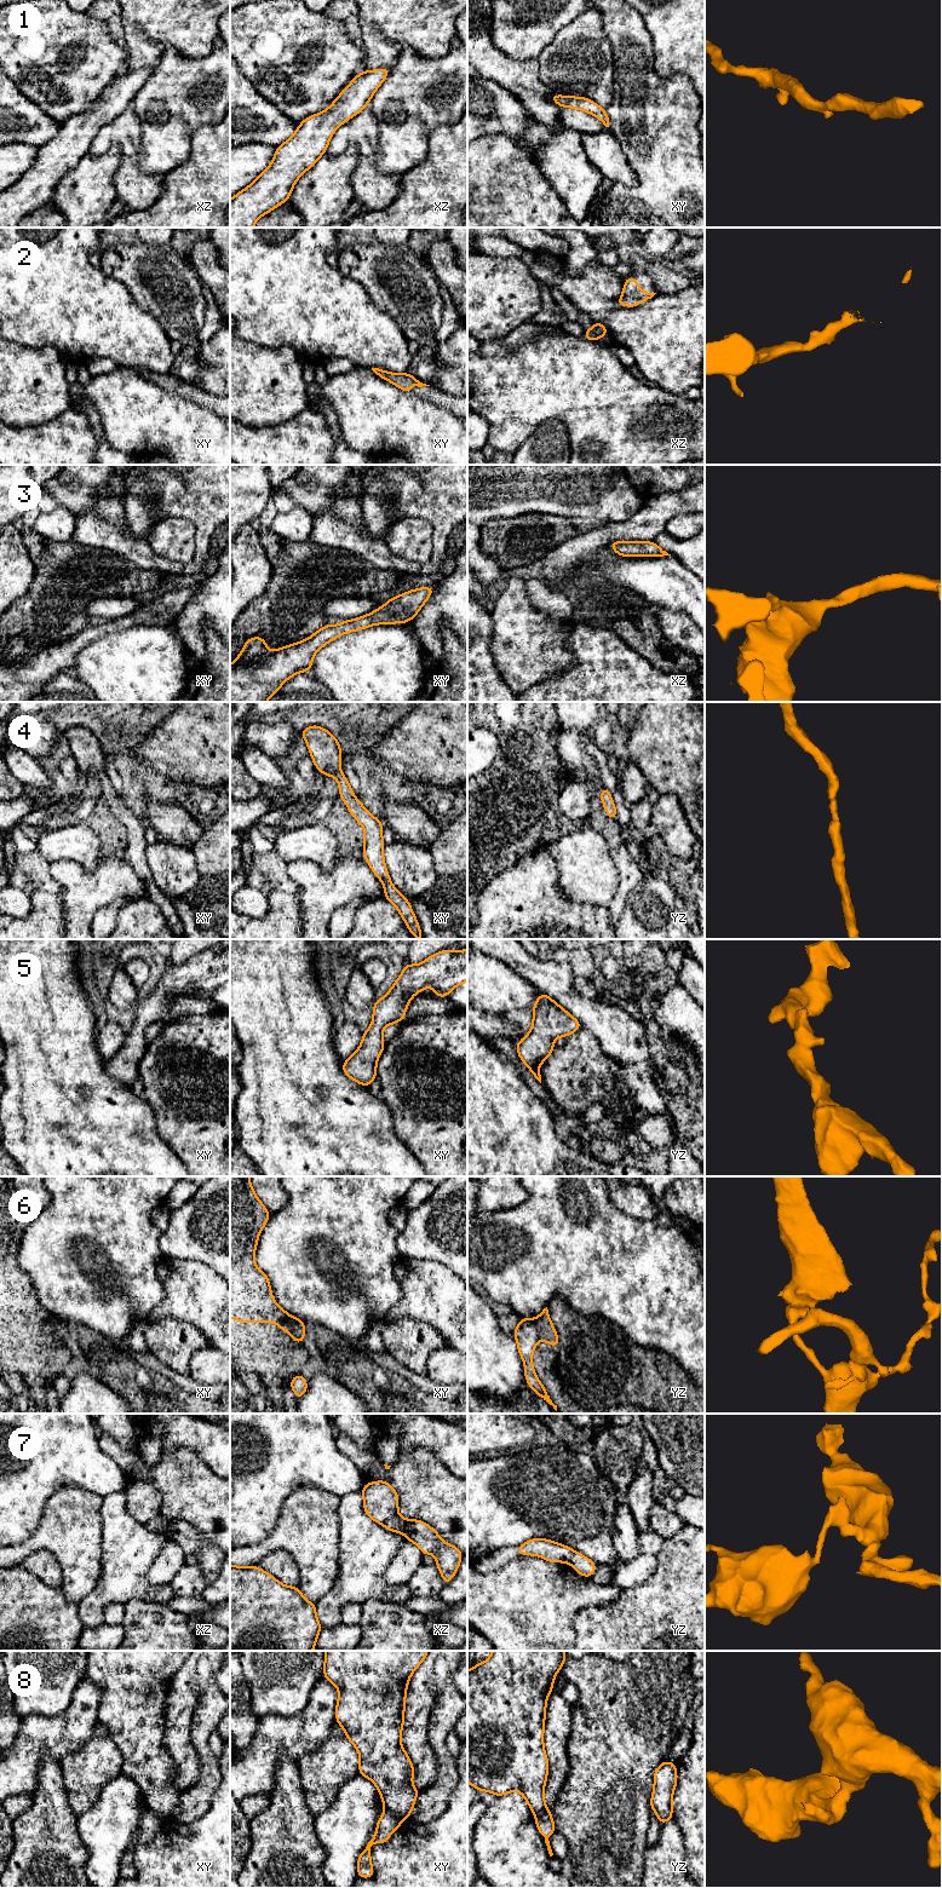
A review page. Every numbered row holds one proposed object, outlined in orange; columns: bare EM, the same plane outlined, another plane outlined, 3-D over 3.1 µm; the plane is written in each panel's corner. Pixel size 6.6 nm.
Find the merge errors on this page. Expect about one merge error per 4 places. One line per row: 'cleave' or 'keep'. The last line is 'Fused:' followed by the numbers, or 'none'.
1: keep
2: keep
3: keep
4: keep
5: keep
6: cleave
7: cleave
8: cleave
Fused: 6, 7, 8

